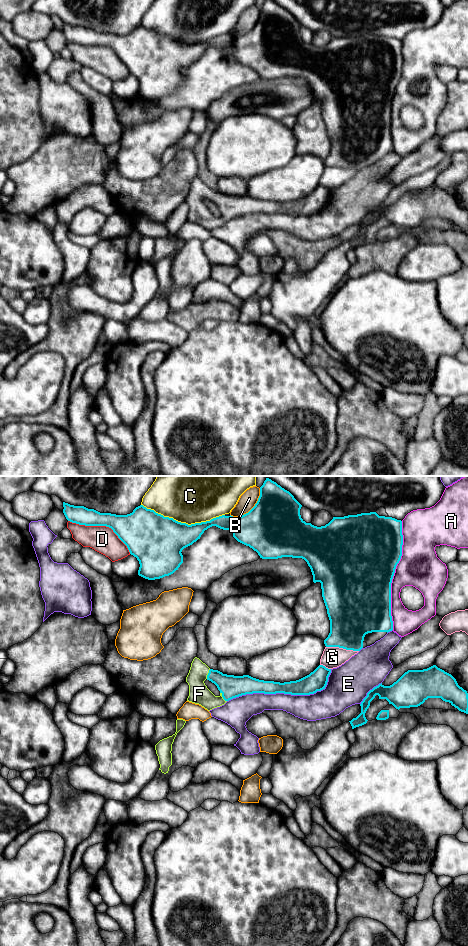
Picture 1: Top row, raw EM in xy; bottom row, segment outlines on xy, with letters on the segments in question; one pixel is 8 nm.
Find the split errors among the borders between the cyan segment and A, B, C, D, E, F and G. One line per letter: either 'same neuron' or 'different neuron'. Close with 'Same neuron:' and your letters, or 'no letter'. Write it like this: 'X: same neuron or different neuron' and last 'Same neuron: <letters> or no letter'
A: different neuron
B: different neuron
C: different neuron
D: different neuron
E: different neuron
F: same neuron
G: different neuron
Same neuron: F

